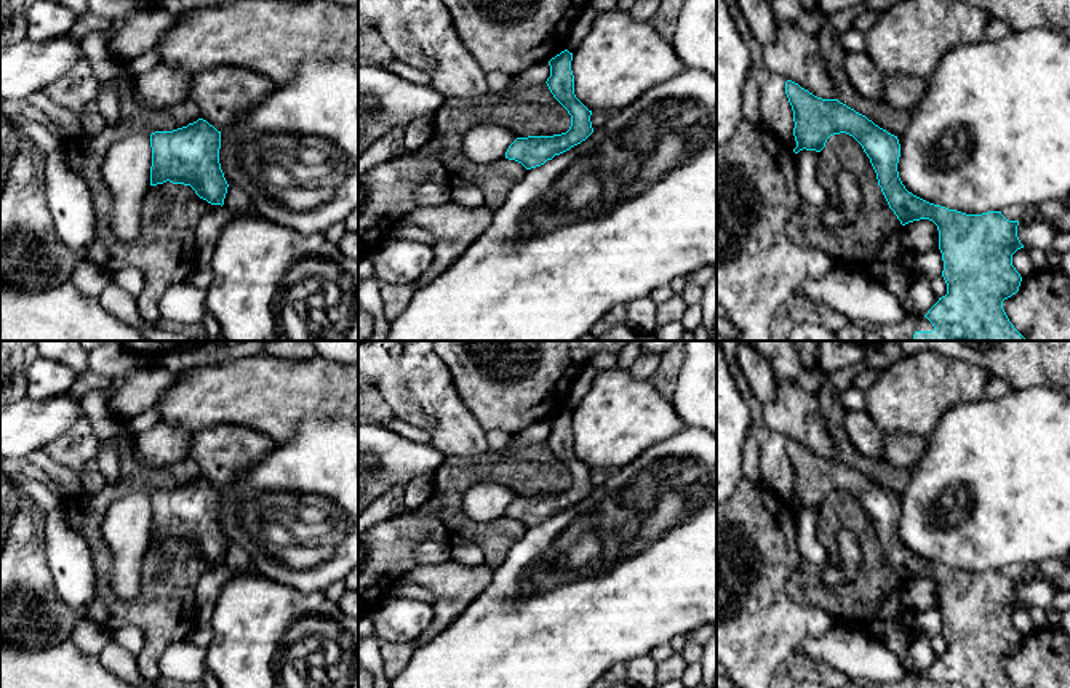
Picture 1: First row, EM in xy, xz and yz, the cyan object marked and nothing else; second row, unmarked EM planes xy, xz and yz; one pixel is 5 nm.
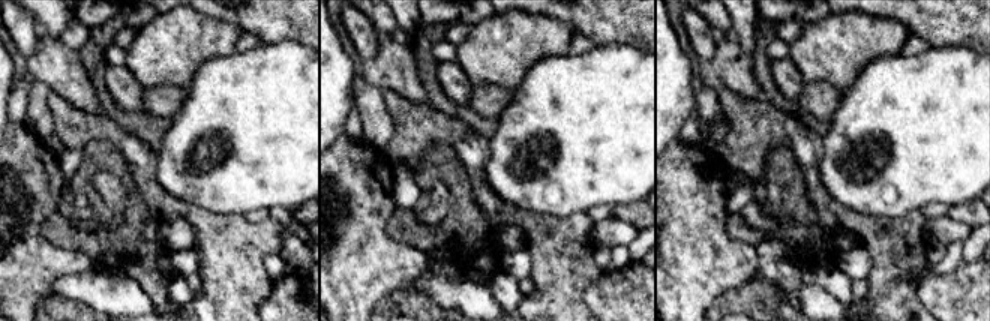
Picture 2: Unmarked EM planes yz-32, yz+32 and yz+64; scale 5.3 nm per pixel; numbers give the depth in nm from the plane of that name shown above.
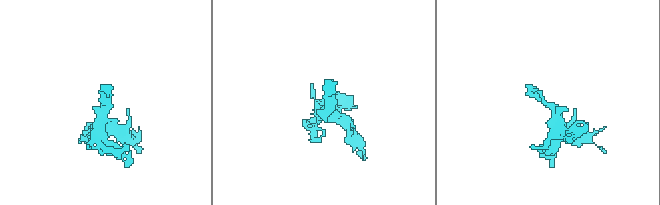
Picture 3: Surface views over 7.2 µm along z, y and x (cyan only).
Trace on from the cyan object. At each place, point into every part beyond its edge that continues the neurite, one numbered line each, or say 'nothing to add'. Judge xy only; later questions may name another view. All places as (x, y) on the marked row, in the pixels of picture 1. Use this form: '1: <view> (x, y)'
nothing to add

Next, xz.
nothing to add

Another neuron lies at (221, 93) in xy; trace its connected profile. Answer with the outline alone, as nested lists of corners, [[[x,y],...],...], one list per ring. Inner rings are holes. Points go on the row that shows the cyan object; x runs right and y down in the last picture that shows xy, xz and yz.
[[[221,66],[197,72],[187,99],[200,109],[203,120],[218,131],[227,131],[238,114],[251,110],[277,86],[269,77],[254,70]]]

